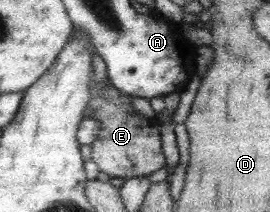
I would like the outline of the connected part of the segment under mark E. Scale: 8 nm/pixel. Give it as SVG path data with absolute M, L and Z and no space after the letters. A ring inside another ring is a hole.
M104 77L104 84L94 84L93 97L90 100L90 115L100 121L98 138L92 142L91 159L97 163L104 178L121 177L130 179L148 176L158 169L165 167L166 158L160 147L160 133L156 127L146 131L144 121L132 109L125 93L112 88L108 77Z

